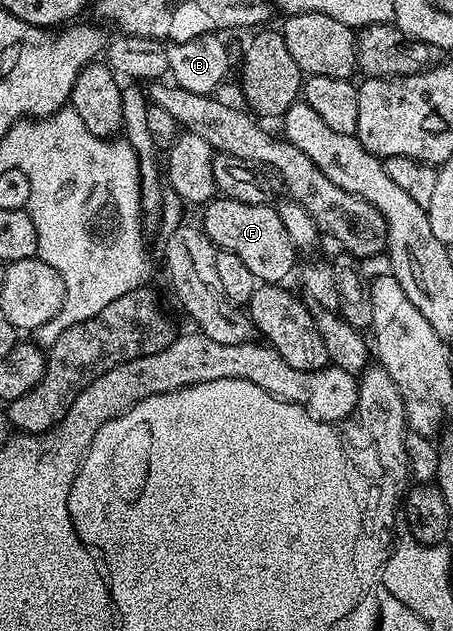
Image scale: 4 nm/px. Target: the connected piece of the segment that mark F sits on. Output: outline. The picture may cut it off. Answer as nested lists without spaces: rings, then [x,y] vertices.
[[[220,195],[203,206],[202,213],[204,234],[211,239],[217,250],[236,255],[246,267],[246,271],[255,275],[257,282],[283,282],[283,277],[290,276],[292,268],[297,268],[296,245],[286,233],[278,209],[271,204],[242,203]]]

